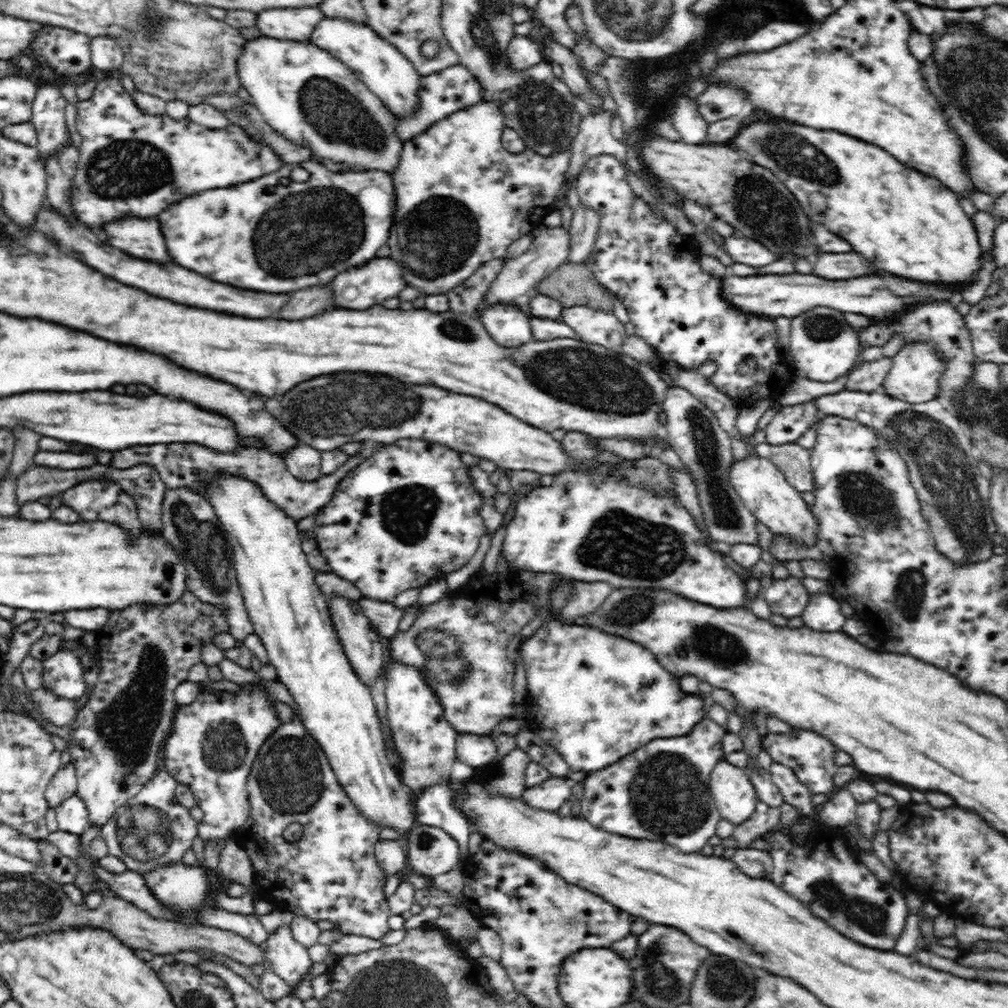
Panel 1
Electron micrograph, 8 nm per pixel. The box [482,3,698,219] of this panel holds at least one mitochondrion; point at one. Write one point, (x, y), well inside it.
(546, 124)

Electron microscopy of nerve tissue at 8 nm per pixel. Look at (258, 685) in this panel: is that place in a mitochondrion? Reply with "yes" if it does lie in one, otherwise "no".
no

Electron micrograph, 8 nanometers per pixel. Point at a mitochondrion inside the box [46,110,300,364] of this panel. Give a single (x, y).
(126, 168)

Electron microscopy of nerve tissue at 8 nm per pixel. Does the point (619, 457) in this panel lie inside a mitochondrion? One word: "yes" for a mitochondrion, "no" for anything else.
no

